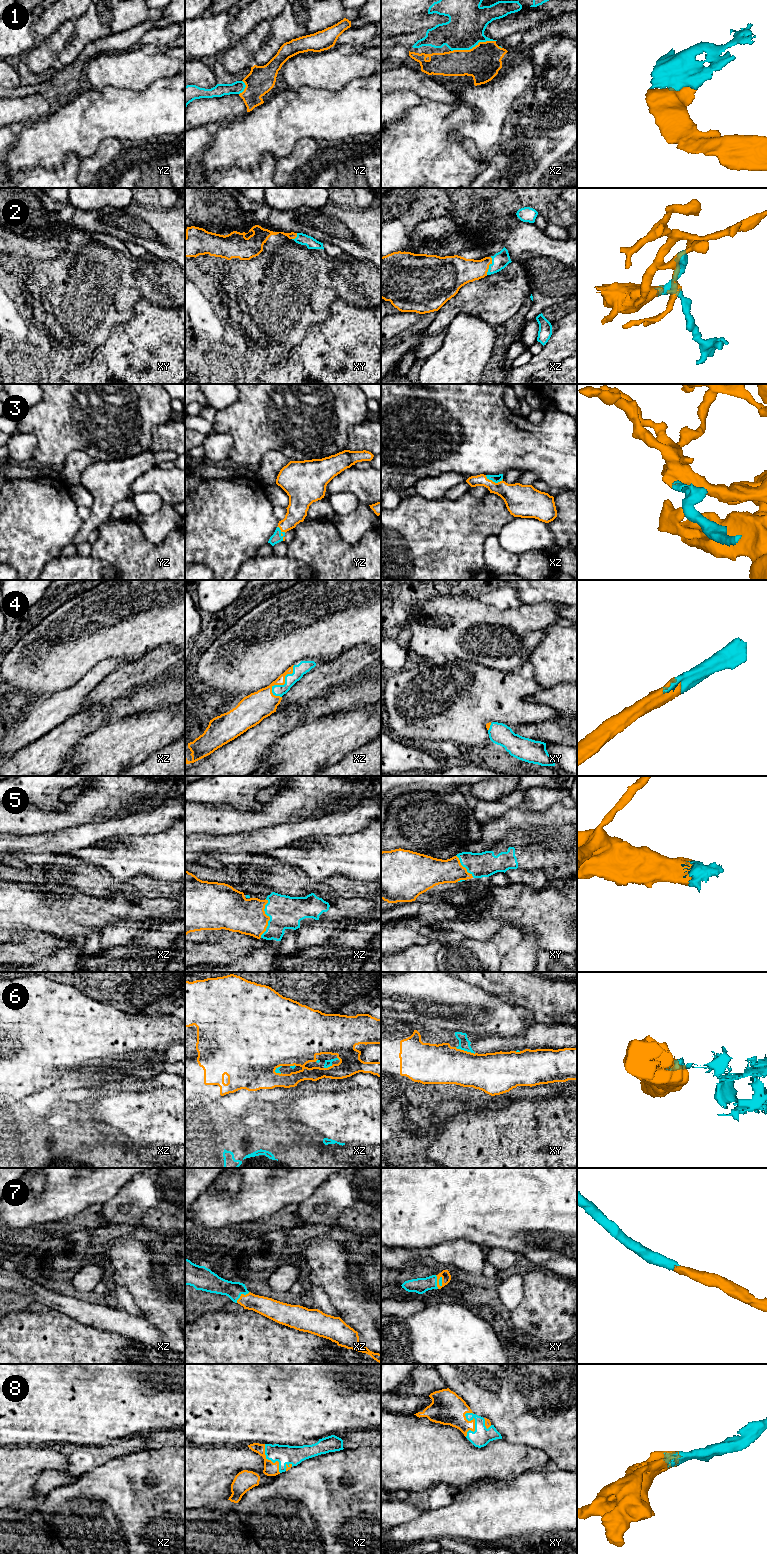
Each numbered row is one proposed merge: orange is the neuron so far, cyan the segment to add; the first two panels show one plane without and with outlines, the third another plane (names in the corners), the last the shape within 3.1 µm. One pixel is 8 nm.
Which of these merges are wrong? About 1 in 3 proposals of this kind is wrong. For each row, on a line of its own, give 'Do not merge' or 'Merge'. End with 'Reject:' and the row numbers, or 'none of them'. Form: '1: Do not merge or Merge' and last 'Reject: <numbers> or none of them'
1: Merge
2: Merge
3: Merge
4: Merge
5: Merge
6: Do not merge
7: Merge
8: Merge
Reject: 6

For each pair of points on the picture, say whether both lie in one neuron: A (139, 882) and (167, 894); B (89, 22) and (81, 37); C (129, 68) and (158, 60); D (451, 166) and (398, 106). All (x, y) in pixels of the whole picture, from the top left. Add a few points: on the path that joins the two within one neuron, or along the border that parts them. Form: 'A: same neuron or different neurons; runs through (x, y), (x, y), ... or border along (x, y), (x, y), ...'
A: same neuron; runs through (146, 885), (149, 888), (160, 890)
B: same neuron; runs through (89, 26), (84, 33)
C: same neuron; runs through (136, 68), (151, 67)
D: different neurons; border along (421, 102), (410, 107), (391, 124)

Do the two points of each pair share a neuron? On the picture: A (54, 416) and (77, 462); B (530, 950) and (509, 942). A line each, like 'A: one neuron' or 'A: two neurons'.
A: two neurons
B: two neurons

